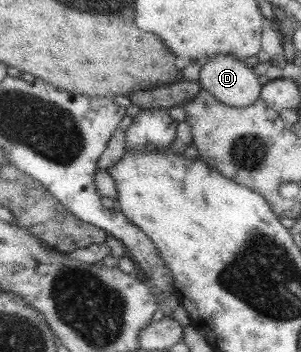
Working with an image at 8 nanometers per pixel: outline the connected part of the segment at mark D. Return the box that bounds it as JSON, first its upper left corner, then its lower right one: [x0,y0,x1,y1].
[199,54,259,107]

